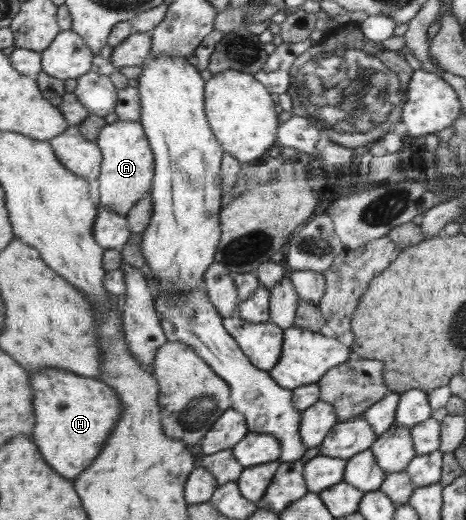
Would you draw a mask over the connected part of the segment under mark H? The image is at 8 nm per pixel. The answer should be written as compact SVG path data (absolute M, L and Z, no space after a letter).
M41 369L41 373L33 373L33 389L37 389L37 433L33 439L41 445L41 453L45 453L45 461L57 469L63 477L75 479L91 461L97 459L97 453L104 451L108 437L120 423L123 405L116 391L97 378L81 377L65 369Z

